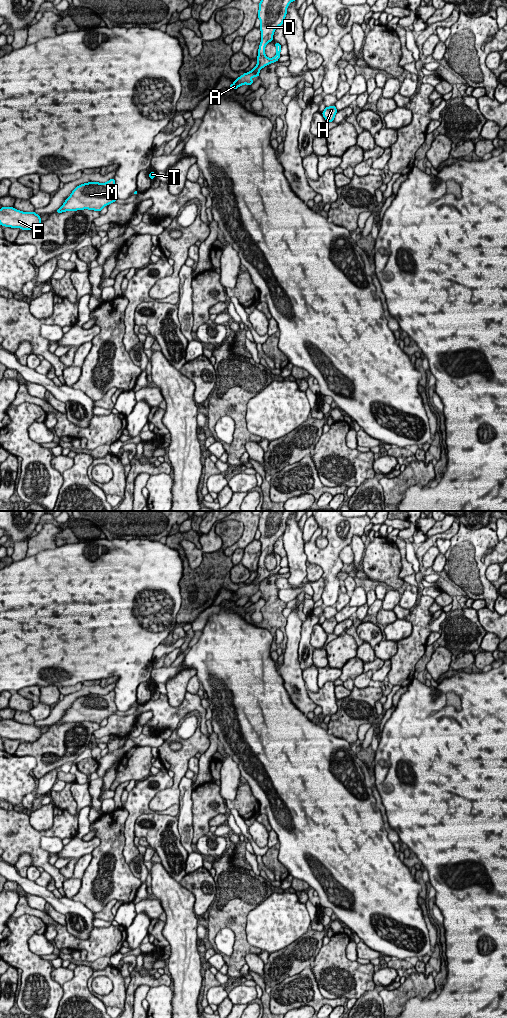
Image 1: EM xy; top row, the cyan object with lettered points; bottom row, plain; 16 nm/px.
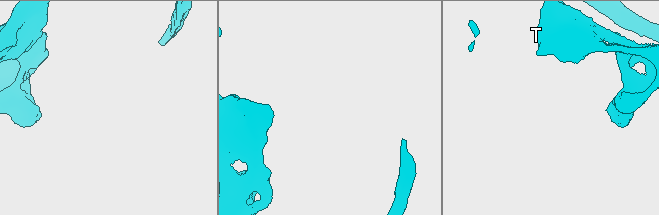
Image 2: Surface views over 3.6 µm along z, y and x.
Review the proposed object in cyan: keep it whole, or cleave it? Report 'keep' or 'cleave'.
keep

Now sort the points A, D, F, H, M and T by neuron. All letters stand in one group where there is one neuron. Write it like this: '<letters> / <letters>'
A D F H M T

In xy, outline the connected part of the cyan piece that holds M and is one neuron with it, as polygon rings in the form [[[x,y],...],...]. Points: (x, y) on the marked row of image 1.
[[[115,179],[106,183],[89,182],[77,186],[64,204],[55,211],[62,213],[76,210],[95,210],[100,212],[107,204],[114,203],[118,199],[115,192]]]

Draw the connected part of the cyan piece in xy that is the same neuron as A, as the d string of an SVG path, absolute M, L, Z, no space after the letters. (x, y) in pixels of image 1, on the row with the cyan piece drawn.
M261 0L259 3L258 18L261 21L259 29L261 30L261 43L259 45L257 65L248 73L244 73L235 79L229 89L237 89L243 84L251 85L254 81L252 77L259 77L260 70L270 63L277 62L281 54L281 44L275 42L276 56L268 58L265 55L265 46L273 41L274 31L283 24L287 14L288 5L295 0Z

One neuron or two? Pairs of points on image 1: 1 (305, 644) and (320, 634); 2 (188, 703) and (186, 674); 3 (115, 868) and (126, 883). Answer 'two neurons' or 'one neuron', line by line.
1: two neurons
2: two neurons
3: one neuron

